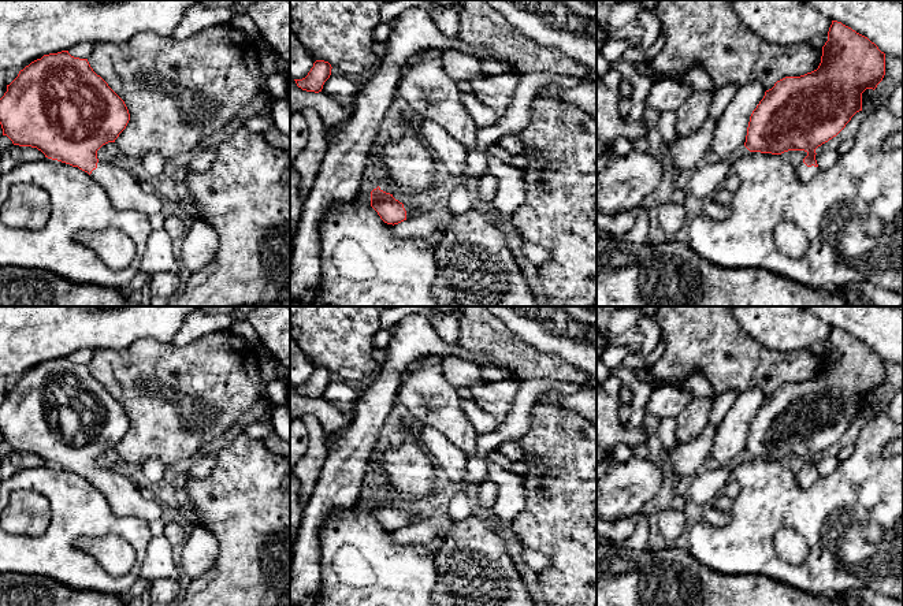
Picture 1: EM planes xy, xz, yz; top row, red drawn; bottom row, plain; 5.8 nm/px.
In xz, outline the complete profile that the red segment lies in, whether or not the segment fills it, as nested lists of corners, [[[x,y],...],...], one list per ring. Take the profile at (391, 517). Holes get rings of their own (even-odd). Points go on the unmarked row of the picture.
[[[379,492],[371,498],[371,513],[384,529],[393,532],[417,523],[415,513],[404,512],[395,506],[393,501],[383,498]]]

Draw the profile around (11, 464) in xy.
[[[11,451],[1,458],[0,476],[3,480],[25,469],[36,469],[47,465],[37,454]]]

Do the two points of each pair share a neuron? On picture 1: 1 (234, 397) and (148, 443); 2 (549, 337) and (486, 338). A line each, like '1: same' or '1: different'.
1: same
2: different

